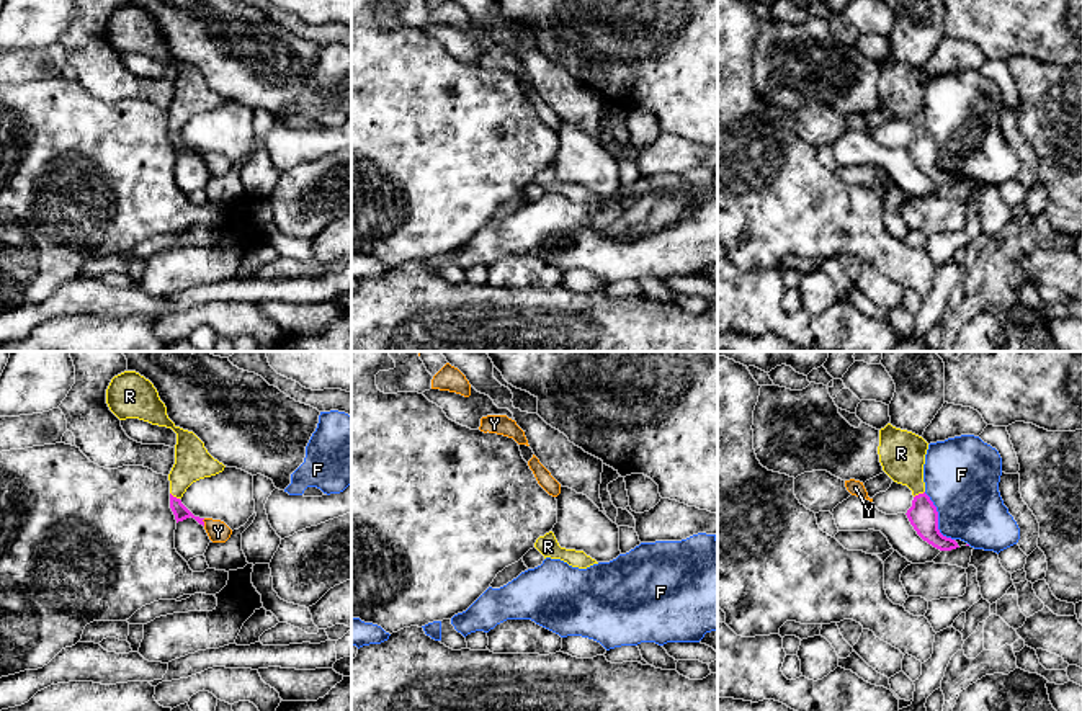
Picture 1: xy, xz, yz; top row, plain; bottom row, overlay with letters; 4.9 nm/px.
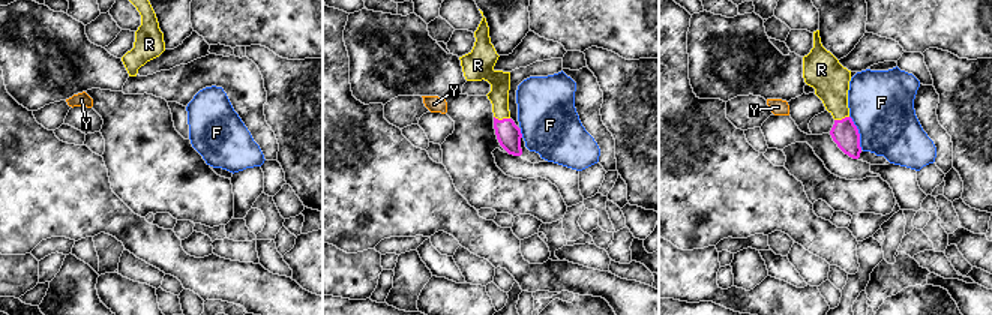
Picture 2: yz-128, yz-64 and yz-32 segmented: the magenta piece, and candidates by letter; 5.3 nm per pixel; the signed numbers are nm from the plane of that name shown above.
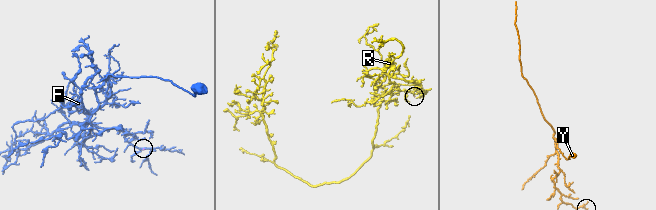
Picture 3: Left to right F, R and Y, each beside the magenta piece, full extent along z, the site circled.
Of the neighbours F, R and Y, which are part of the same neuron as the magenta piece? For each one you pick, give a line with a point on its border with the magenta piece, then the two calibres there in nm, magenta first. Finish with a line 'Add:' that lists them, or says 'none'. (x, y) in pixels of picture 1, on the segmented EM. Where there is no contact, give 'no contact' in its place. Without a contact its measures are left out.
R: yz (919, 494) | 140/220 nm
Add: R

